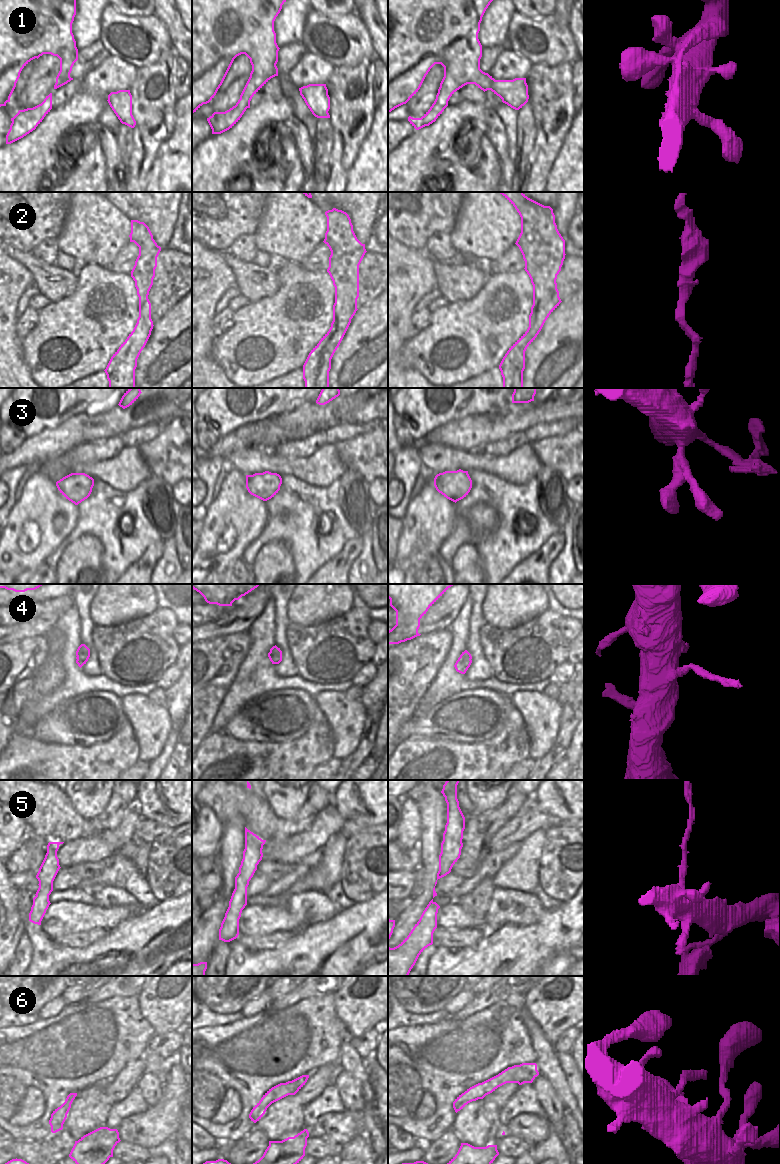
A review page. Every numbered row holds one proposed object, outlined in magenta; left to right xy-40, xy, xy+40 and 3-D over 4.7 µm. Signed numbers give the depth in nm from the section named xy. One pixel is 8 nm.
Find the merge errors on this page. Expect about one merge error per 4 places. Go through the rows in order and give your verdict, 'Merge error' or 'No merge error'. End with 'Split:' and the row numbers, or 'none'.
1: No merge error
2: No merge error
3: No merge error
4: Merge error
5: Merge error
6: No merge error
Split: 4, 5

